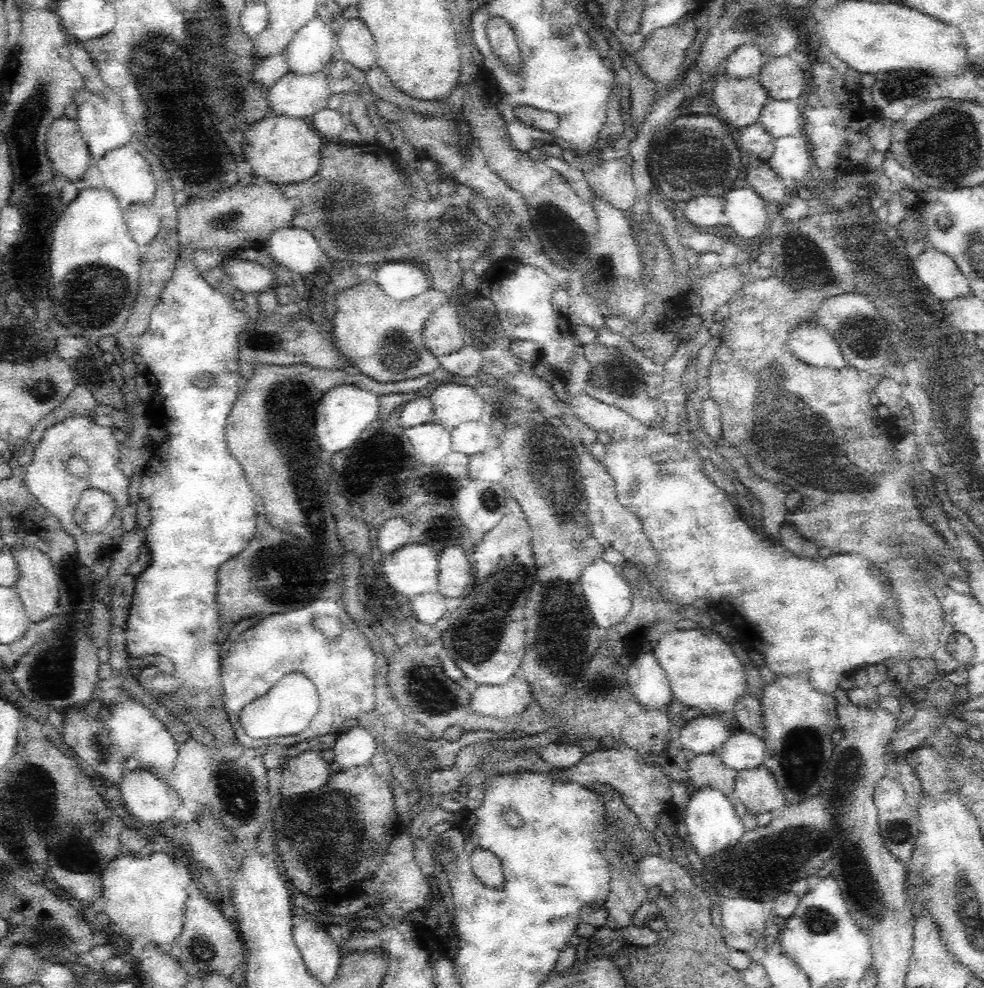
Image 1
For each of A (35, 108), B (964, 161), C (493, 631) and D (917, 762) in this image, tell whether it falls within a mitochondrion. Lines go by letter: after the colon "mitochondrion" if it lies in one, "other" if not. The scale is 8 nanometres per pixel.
A: mitochondrion
B: mitochondrion
C: other
D: other

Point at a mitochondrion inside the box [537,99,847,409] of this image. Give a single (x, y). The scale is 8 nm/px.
(693, 143)

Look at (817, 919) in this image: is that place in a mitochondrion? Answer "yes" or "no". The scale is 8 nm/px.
yes

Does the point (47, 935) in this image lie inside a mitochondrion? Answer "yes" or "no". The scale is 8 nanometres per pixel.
no

